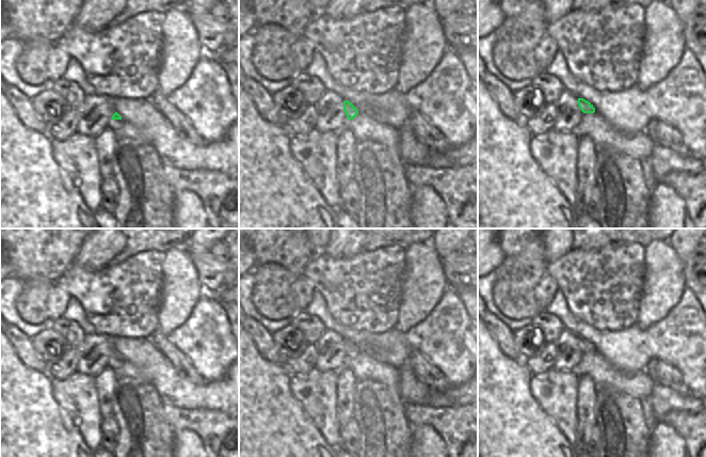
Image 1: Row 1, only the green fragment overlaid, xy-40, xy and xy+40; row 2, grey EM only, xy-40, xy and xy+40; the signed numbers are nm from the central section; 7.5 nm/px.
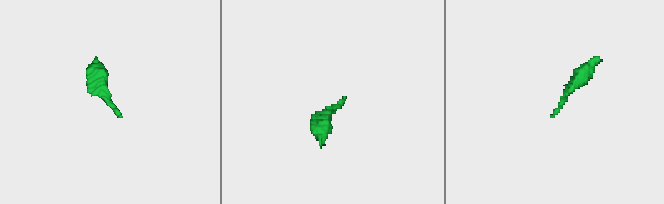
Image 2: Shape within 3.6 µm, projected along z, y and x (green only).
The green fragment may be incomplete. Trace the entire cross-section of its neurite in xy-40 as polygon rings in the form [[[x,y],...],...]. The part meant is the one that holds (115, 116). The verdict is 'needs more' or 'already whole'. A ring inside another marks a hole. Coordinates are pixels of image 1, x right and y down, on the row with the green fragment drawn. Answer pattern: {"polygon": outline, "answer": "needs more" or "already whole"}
{"polygon": [[[115,112],[112,119],[109,121],[109,128],[116,135],[123,127],[124,121],[122,116]]], "answer": "needs more"}

